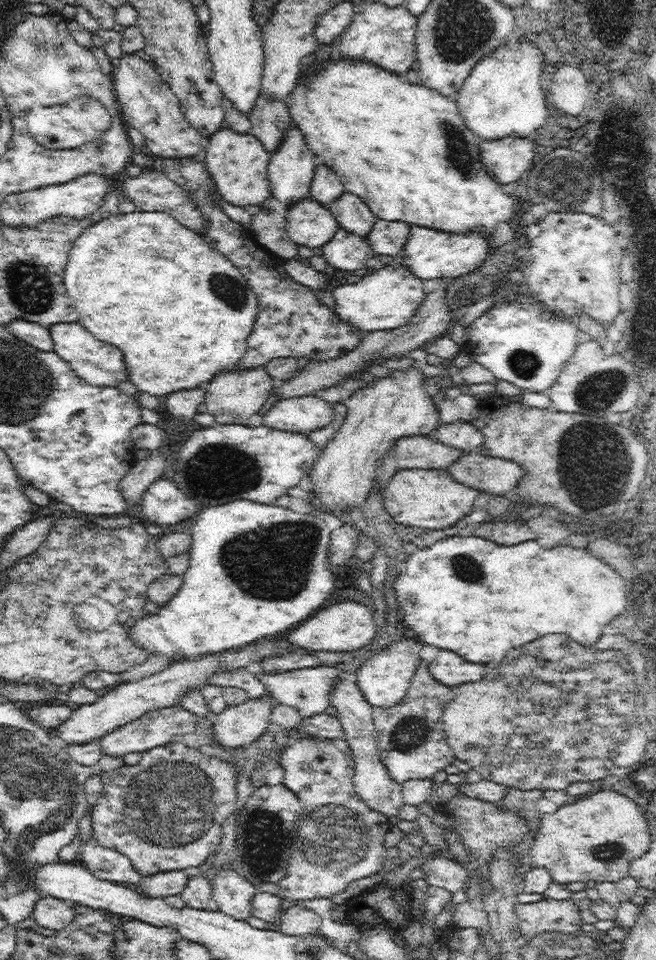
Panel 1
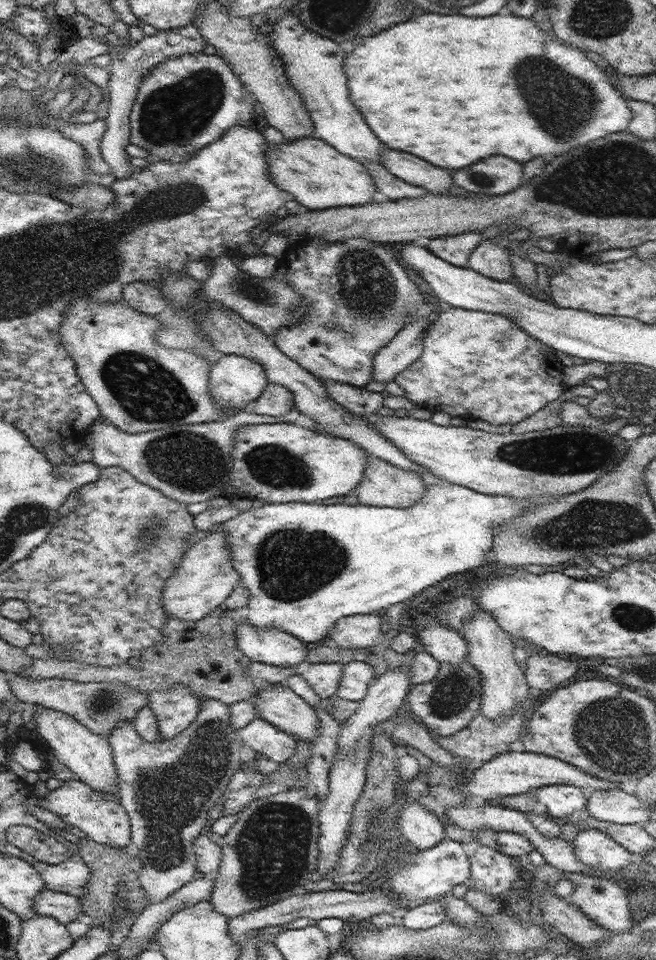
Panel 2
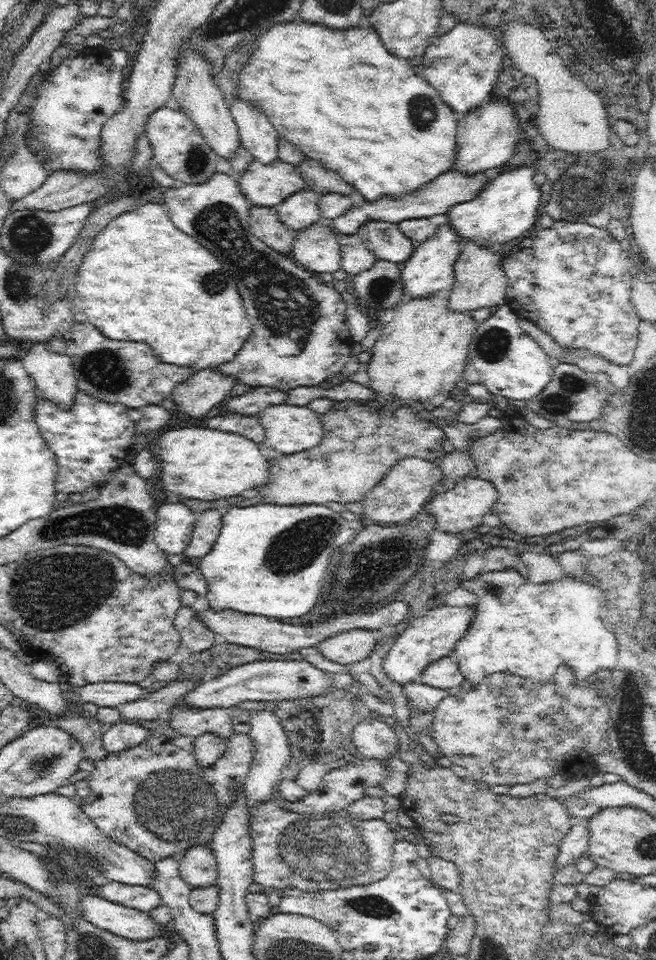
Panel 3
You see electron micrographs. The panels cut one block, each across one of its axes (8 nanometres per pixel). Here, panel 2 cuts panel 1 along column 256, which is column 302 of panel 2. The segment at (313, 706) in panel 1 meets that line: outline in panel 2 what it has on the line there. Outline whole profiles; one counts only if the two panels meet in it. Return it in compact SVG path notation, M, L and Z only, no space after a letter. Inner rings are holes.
M336 662L308 664L302 668L300 675L320 699L328 699L336 695L338 691L343 666Z

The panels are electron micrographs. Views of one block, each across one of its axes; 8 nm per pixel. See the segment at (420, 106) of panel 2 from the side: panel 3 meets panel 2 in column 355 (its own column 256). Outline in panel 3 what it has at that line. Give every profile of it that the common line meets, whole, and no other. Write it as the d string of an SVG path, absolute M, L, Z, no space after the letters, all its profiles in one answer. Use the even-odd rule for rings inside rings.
M306 21L288 22L288 24L276 24L274 28L270 28L266 34L262 34L262 38L258 38L256 42L256 52L252 54L252 58L248 60L246 68L240 74L240 84L238 84L238 94L242 98L248 98L252 104L260 106L266 116L270 118L270 122L274 124L274 128L278 130L280 137L288 138L290 143L300 146L300 150L314 158L320 160L326 168L336 170L340 177L358 191L366 201L375 202L380 198L402 197L406 194L418 191L418 188L429 184L438 176L449 172L455 166L456 156L456 140L458 132L458 118L456 112L446 104L438 91L426 80L426 78L418 77L412 69L409 60L392 56L383 42L380 40L379 34L372 26L368 28L350 28L346 30L338 30L336 28L328 28L322 24L312 24Z

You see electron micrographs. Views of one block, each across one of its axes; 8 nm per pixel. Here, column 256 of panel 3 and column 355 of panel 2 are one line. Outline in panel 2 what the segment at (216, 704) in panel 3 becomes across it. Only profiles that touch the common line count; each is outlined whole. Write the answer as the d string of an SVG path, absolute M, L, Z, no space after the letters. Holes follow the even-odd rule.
M350 662L343 666L342 680L336 696L351 701L361 701L375 680L373 668L366 663Z

